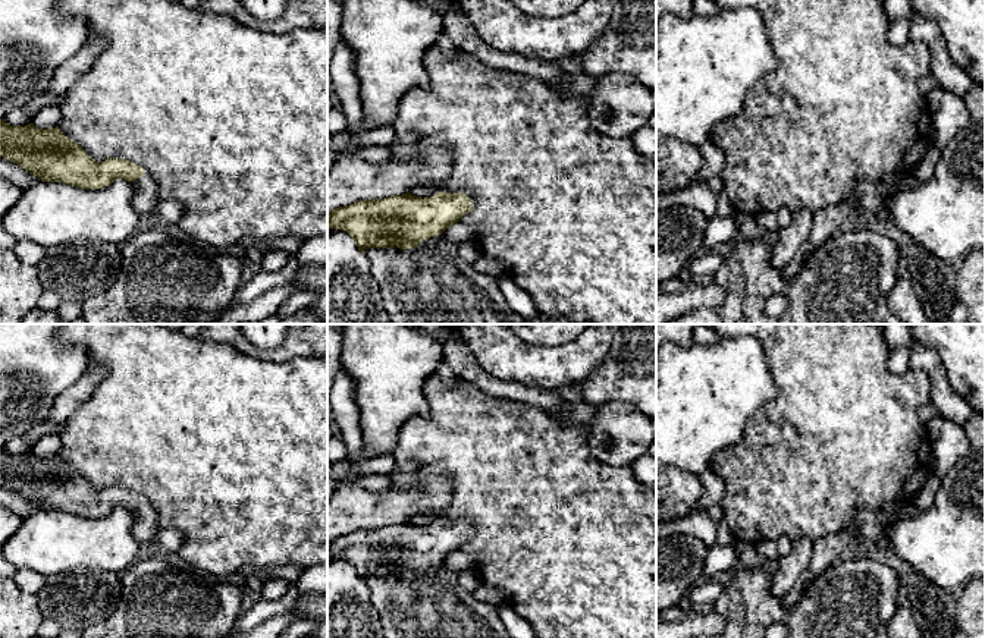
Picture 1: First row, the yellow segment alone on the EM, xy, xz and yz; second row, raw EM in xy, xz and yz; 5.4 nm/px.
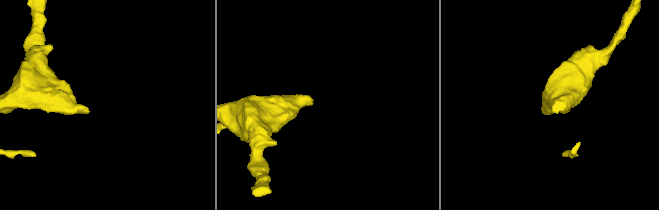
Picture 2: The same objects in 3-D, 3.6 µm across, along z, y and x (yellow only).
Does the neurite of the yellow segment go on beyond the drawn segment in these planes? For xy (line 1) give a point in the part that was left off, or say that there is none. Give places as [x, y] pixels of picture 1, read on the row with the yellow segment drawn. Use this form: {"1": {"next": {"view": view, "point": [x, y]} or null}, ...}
{"1": {"next": {"view": "xy", "point": [146, 198]}}}

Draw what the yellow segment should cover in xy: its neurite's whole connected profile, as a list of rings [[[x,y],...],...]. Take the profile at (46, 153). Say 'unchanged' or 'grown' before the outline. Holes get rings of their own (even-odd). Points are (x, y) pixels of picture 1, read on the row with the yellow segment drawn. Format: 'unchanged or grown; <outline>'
grown; [[[0,119],[0,157],[16,163],[43,182],[63,182],[82,189],[101,189],[117,179],[128,180],[135,188],[132,205],[139,216],[154,214],[160,202],[154,183],[141,166],[123,158],[95,161],[79,144],[65,136],[59,126],[50,129],[38,129],[34,123],[10,126]]]

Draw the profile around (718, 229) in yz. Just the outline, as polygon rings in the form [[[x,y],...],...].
[[[733,216],[730,217],[710,217],[706,223],[703,246],[713,248],[719,243],[731,241],[737,235],[737,223]]]

